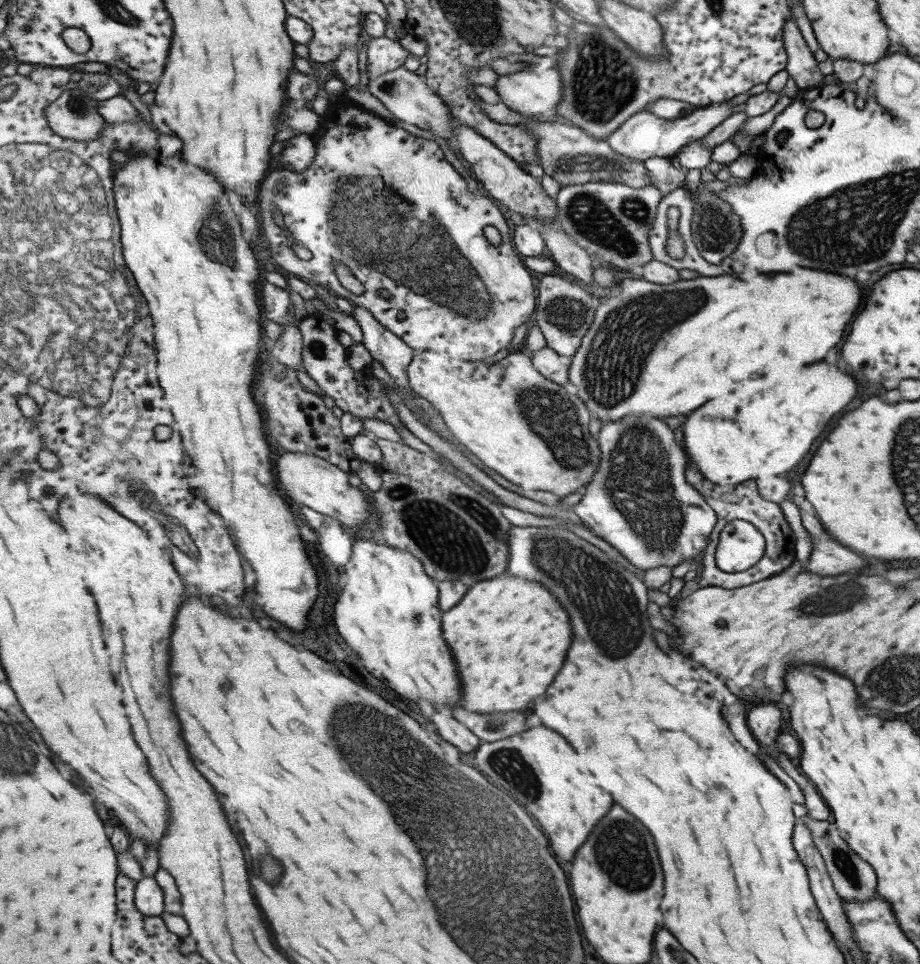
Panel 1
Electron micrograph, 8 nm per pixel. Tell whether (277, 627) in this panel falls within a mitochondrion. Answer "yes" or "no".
no

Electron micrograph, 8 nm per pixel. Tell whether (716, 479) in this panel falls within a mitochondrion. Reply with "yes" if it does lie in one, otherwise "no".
no

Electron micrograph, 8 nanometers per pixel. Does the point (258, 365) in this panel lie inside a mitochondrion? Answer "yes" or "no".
no

